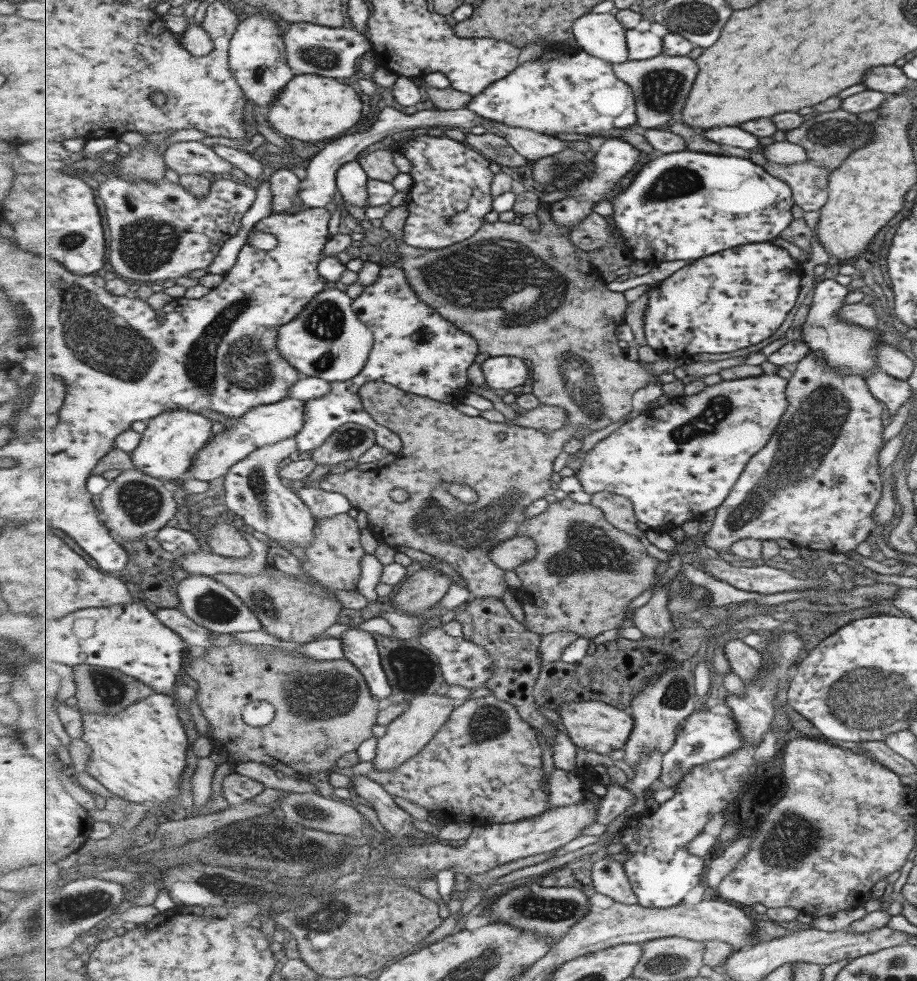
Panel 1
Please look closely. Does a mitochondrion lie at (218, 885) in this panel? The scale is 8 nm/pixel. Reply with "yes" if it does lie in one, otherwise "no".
yes

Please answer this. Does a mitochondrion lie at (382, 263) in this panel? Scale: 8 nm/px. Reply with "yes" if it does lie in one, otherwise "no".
no

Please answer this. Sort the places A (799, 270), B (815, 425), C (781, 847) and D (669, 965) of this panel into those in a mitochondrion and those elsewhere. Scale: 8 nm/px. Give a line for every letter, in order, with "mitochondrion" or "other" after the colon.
A: other
B: mitochondrion
C: mitochondrion
D: mitochondrion

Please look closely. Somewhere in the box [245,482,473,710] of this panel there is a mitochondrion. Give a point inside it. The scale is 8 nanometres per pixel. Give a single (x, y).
(412, 671)

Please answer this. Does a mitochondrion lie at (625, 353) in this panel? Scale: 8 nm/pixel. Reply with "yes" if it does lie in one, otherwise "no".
no

